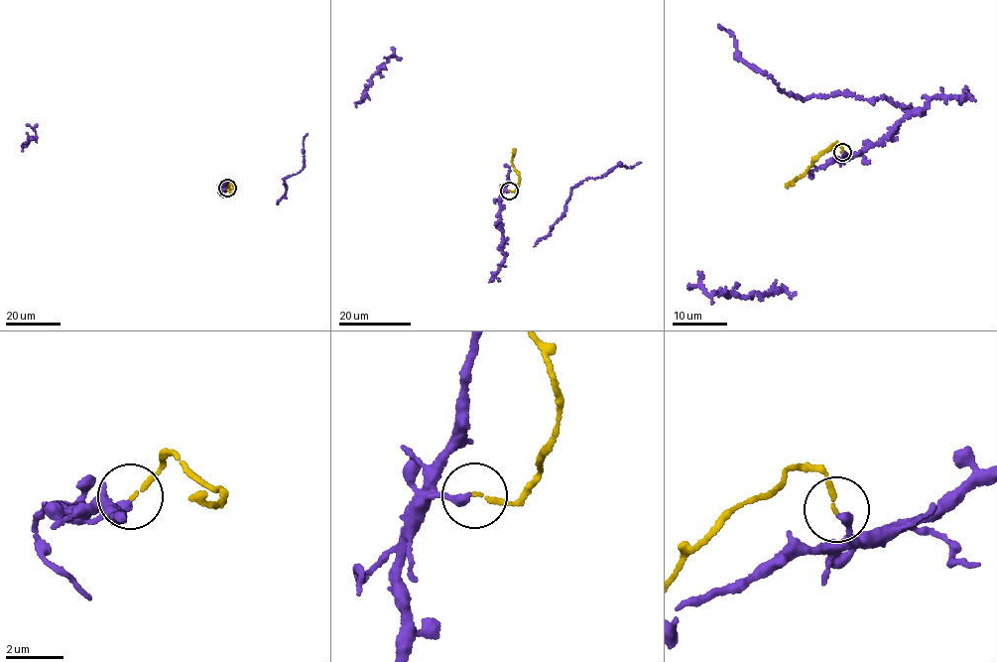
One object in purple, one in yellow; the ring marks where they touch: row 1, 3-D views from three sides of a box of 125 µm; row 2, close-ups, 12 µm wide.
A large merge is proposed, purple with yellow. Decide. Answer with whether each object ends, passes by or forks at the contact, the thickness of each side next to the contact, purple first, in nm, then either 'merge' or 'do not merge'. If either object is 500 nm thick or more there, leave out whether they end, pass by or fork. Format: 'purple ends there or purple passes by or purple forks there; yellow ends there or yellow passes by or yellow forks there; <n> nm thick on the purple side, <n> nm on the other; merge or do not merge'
purple ends there; yellow ends there; 280 nm thick on the purple side, 150 nm on the other; do not merge

